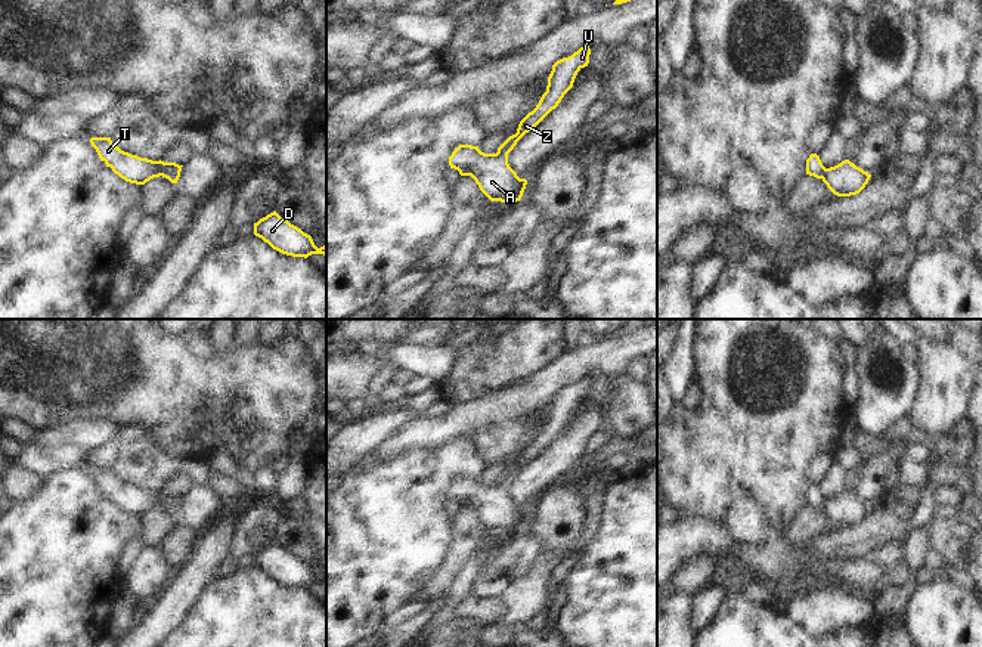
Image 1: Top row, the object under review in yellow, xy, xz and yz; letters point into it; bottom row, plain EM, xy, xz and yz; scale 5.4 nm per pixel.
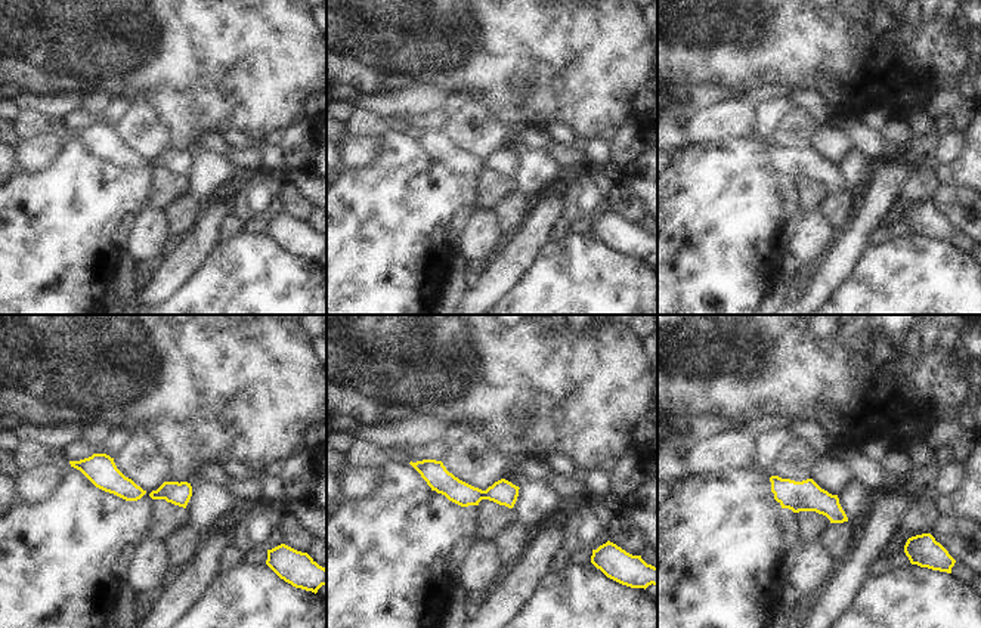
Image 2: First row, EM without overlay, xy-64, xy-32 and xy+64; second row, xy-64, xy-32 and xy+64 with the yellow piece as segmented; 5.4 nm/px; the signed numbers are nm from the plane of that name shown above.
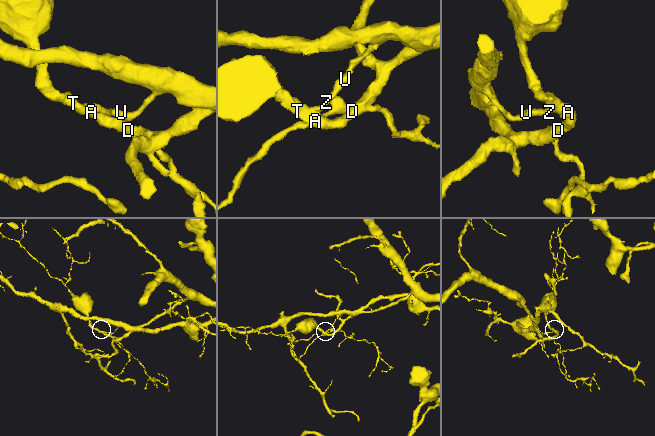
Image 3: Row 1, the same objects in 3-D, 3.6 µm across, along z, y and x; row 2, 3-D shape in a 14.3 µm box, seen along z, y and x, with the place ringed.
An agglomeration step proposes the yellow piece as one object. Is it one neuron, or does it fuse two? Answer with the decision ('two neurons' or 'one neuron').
two neurons

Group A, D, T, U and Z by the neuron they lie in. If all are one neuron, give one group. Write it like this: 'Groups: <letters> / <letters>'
Groups: A D T / U Z

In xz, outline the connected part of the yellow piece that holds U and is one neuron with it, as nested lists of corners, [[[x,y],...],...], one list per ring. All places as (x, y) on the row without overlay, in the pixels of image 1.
[[[583,377],[571,387],[563,388],[552,396],[546,422],[542,425],[539,434],[520,452],[517,464],[509,467],[498,479],[498,483],[505,483],[508,486],[526,464],[536,458],[552,440],[558,437],[564,425],[573,418],[577,403],[588,397],[589,386],[589,377]]]

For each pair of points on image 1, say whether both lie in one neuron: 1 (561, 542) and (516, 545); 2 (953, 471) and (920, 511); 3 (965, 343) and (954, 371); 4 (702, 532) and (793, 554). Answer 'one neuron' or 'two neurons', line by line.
1: two neurons
2: one neuron
3: two neurons
4: one neuron

